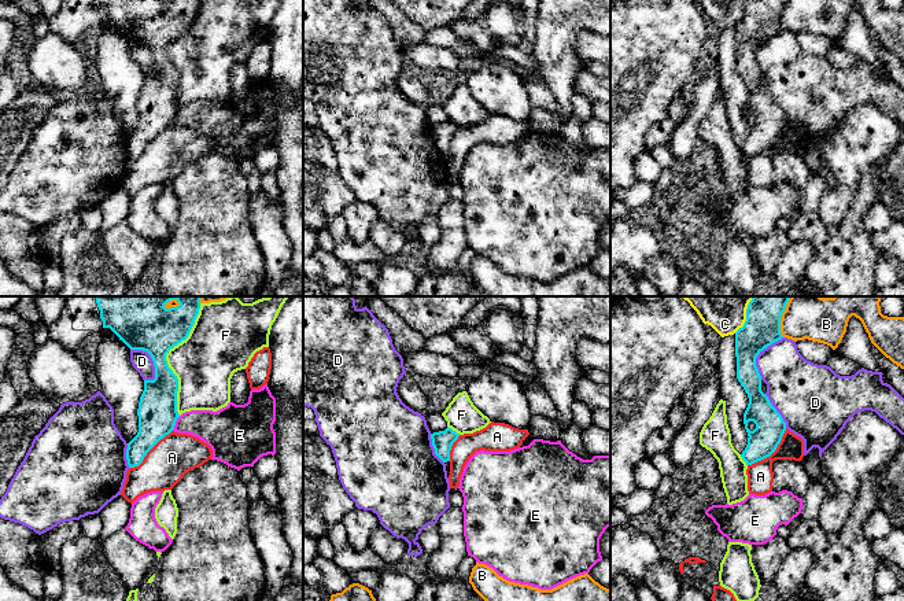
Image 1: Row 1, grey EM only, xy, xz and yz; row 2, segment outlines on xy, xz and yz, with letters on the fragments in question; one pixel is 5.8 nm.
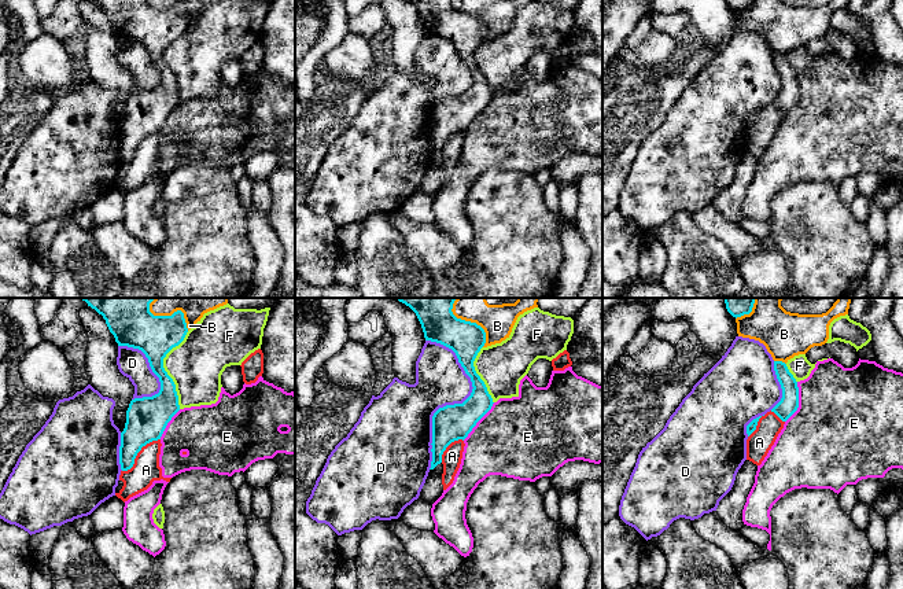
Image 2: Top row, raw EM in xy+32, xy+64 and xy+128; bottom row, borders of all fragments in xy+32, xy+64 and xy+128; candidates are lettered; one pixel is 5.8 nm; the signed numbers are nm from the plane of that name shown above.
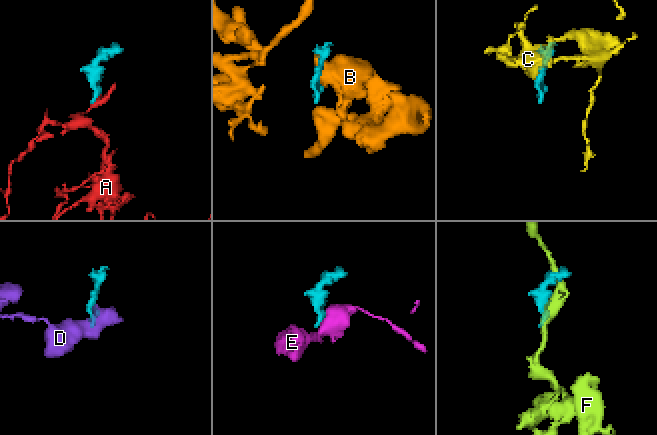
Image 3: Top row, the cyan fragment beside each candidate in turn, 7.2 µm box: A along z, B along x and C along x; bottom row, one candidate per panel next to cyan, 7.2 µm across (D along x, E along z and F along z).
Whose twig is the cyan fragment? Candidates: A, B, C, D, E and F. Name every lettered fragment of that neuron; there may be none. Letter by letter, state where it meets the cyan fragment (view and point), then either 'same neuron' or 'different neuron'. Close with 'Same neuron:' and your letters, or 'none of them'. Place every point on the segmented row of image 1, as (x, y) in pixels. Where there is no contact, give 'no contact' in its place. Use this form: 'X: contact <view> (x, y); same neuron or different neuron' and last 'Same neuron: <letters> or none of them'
A: contact yz (771, 453); different neuron
B: contact yz (781, 317); different neuron
C: contact yz (746, 316); different neuron
D: contact xy (151, 357); different neuron
E: contact xy (174, 423); different neuron
F: contact xy (165, 357); different neuron
Same neuron: none of them

